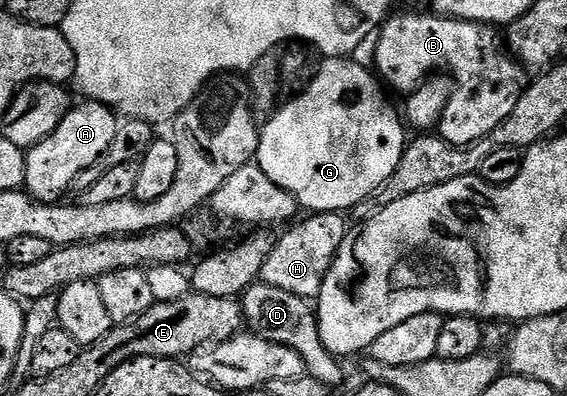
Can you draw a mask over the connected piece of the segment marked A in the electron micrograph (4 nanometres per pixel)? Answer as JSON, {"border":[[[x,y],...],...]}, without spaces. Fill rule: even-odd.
{"border":[[[89,100],[75,105],[64,116],[50,137],[26,151],[25,193],[38,202],[54,204],[67,189],[73,187],[76,176],[88,168],[99,165],[105,159],[108,148],[116,136],[120,122],[109,106]]]}

